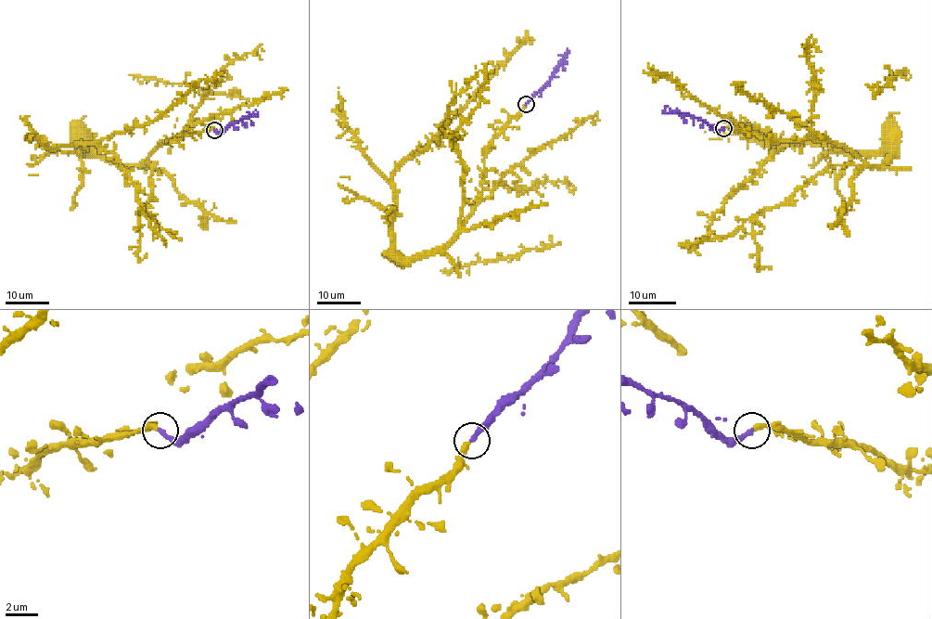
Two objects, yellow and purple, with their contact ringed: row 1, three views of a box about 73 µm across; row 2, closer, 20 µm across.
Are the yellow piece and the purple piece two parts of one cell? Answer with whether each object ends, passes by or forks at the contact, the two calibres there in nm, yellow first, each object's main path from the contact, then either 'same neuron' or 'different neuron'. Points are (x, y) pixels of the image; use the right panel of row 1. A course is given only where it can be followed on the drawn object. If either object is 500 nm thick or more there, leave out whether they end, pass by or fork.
yellow ends; purple ends; calibres 340 and 320 nm; course yellow (723, 127), (820, 138), (870, 164), (890, 156), (784, 143), (703, 107), (652, 66); course purple (723, 127), (712, 130), (699, 118), (667, 112), (664, 109), (667, 107); same neuron

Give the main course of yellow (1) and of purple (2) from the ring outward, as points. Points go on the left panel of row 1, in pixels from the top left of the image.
1: (213, 130), (170, 139), (139, 163), (80, 150), (82, 143), (150, 123), (201, 80), (222, 73)
2: (214, 130), (223, 132), (235, 121), (253, 115), (256, 110)

